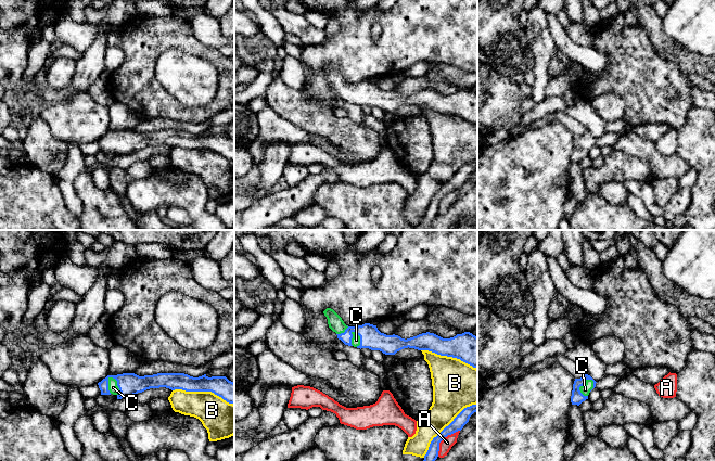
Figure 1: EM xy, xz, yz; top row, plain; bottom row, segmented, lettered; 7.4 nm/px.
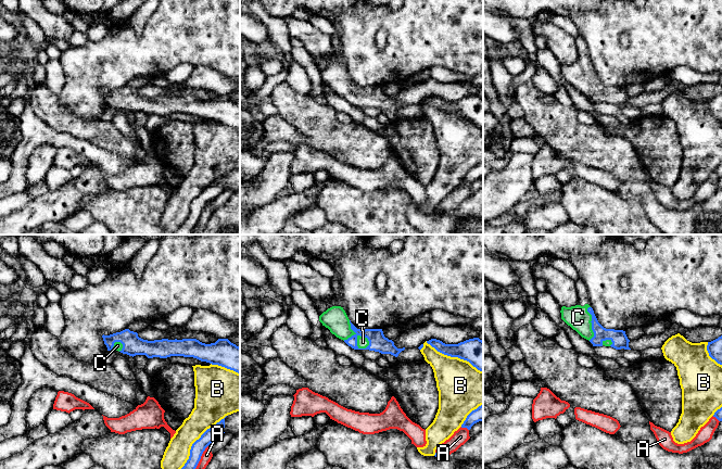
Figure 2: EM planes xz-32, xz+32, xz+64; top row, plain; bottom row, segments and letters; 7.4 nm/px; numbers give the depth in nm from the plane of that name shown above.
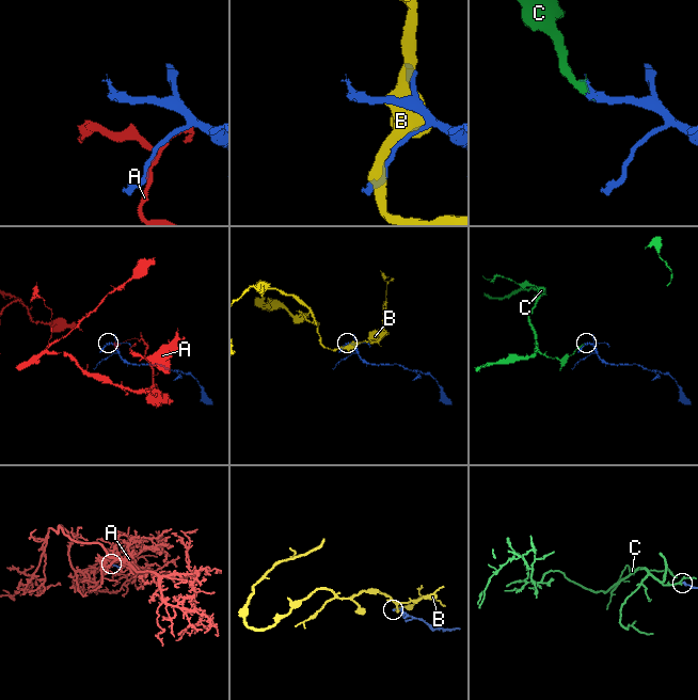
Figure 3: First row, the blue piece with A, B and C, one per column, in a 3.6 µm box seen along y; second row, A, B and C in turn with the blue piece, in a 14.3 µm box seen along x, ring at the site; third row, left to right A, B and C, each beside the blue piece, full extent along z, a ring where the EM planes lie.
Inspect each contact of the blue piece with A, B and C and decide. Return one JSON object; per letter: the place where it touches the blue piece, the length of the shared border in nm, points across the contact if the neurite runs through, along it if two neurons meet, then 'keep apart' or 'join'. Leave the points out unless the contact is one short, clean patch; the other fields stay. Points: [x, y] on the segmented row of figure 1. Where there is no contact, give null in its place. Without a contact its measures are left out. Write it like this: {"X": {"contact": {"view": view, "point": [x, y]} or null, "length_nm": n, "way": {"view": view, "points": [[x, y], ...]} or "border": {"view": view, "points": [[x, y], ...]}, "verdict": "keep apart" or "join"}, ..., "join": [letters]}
{"A": {"contact": {"view": "xz", "point": [443, 438]}, "length_nm": 260, "verdict": "keep apart"}, "B": {"contact": {"view": "xz", "point": [446, 426]}, "length_nm": 550, "verdict": "keep apart"}, "C": {"contact": {"view": "yz", "point": [582, 385]}, "length_nm": 150, "verdict": "join"}, "join": ["C"]}

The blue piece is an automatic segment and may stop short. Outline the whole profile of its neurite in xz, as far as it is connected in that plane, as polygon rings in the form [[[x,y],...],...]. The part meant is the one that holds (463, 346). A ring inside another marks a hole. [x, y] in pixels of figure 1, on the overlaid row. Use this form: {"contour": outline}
{"contour": [[[331,308],[323,311],[329,328],[336,333],[345,345],[357,348],[380,350],[385,355],[395,355],[404,348],[429,350],[441,356],[460,359],[477,369],[477,337],[470,332],[443,338],[434,333],[422,333],[410,338],[381,333],[376,325],[365,323],[358,326],[347,326],[342,318]]]}

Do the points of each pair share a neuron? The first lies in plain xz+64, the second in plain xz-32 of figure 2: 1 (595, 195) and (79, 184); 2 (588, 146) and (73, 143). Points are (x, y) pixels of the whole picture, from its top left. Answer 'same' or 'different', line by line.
1: different
2: different

